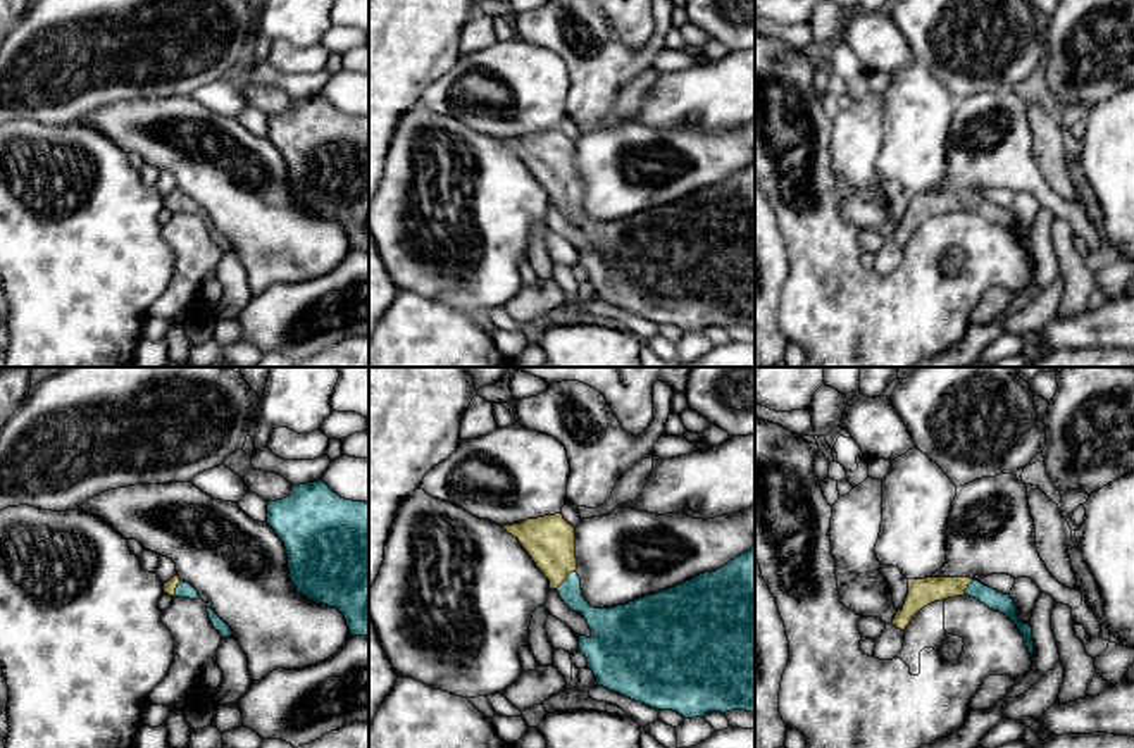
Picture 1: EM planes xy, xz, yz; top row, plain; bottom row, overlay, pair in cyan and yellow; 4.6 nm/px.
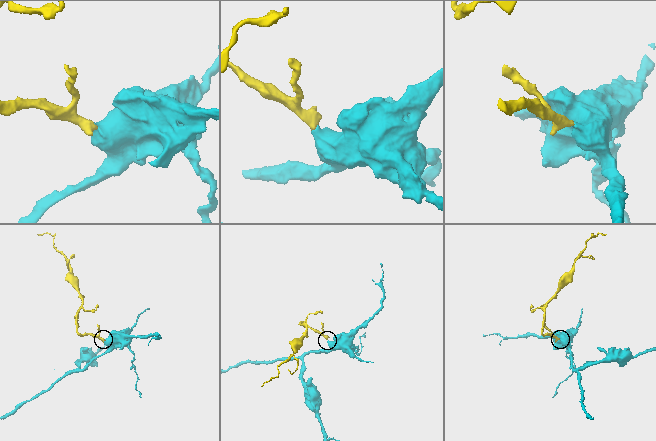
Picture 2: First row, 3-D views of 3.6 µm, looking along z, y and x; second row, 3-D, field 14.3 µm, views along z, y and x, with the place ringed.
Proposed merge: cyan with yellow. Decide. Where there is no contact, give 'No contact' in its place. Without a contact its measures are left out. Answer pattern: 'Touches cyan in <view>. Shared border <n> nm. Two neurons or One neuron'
Touches cyan in xz. Shared border 130 nm. One neuron

